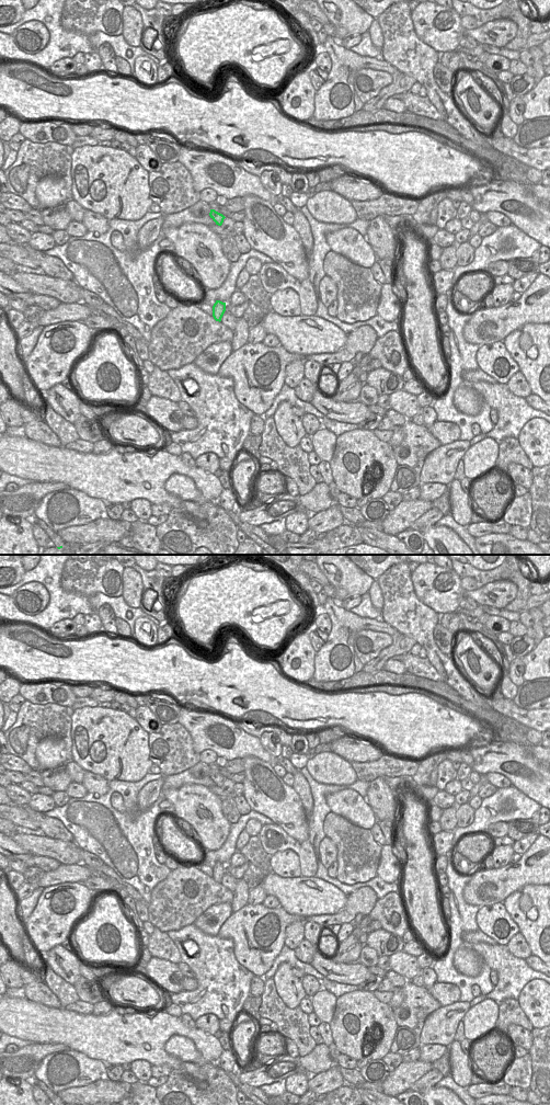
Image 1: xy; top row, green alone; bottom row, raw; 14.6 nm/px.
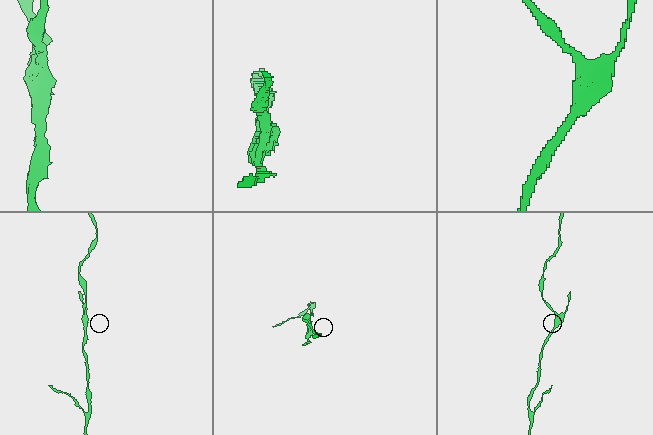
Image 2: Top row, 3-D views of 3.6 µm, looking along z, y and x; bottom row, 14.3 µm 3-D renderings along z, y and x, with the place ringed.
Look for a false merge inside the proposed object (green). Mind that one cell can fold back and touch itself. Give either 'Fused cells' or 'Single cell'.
Single cell.

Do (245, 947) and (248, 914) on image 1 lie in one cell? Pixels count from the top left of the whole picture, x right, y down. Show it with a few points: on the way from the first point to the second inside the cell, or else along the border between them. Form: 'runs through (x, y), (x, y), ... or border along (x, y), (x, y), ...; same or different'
runs through (249, 940), (249, 922); same

